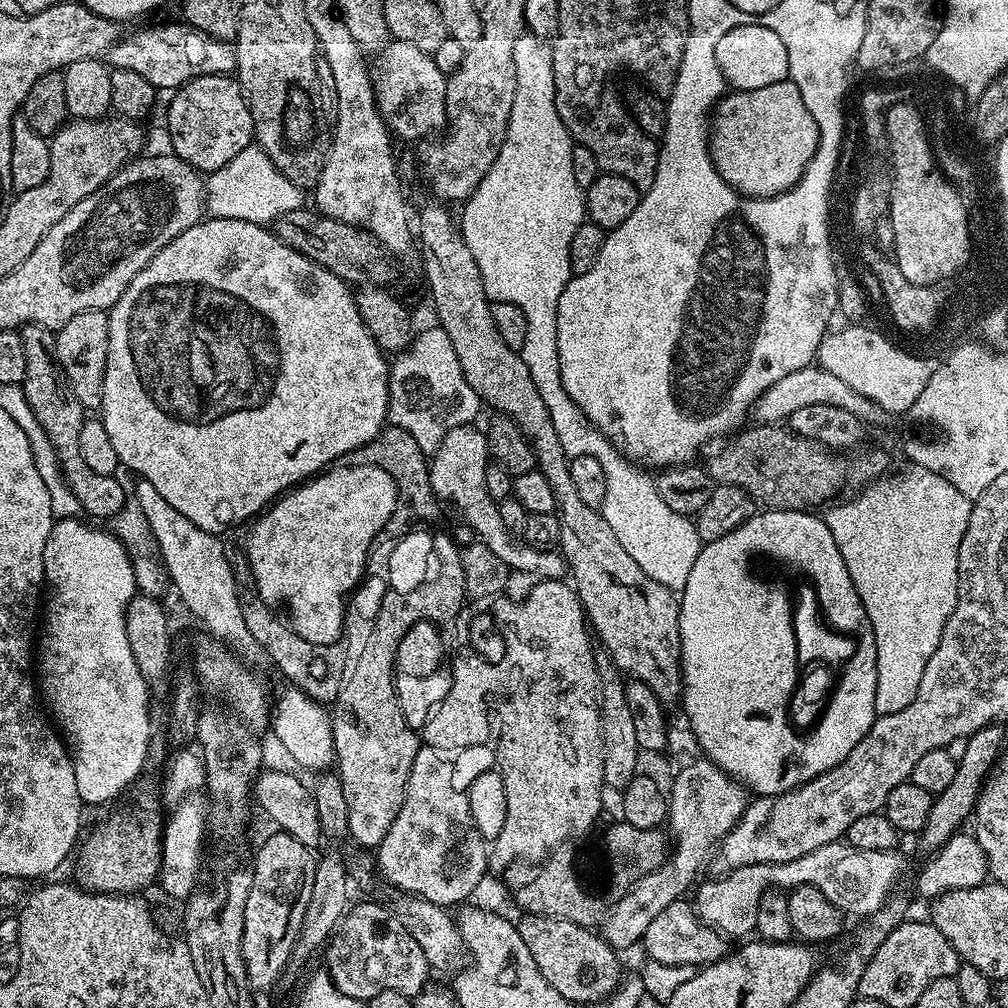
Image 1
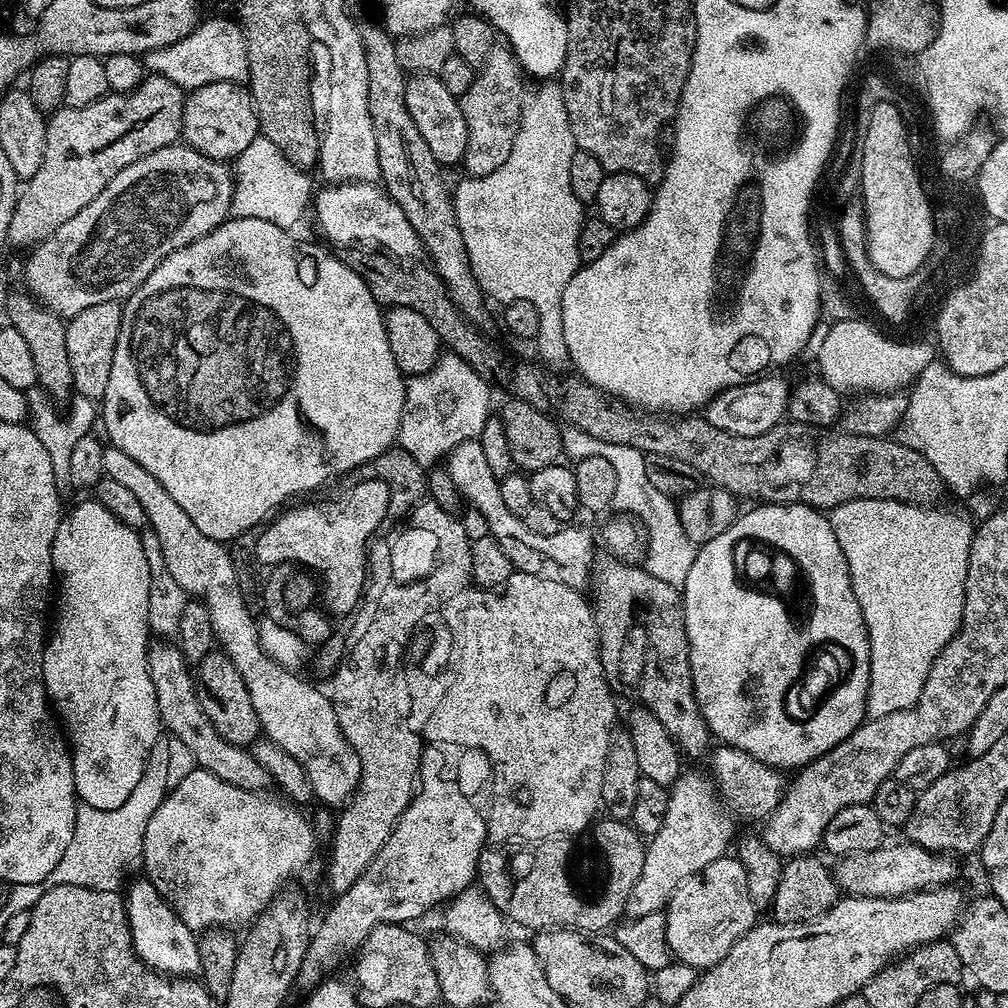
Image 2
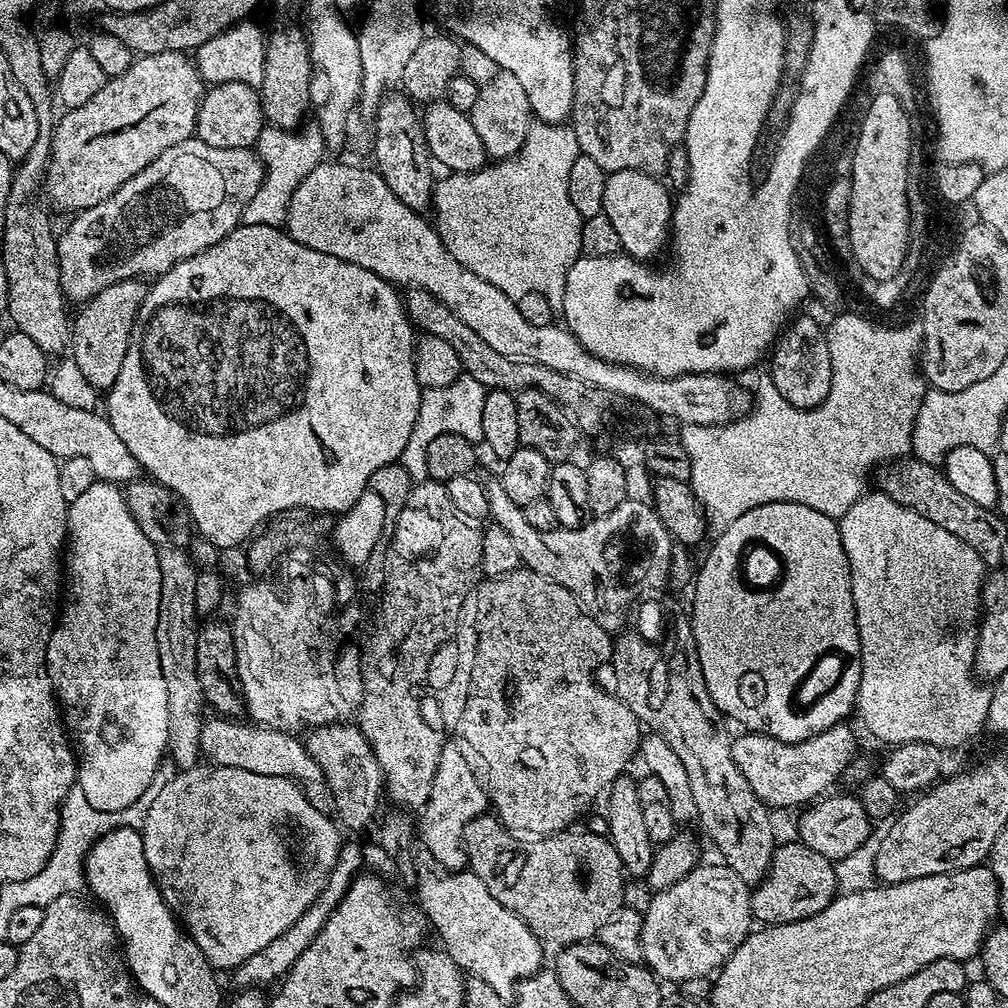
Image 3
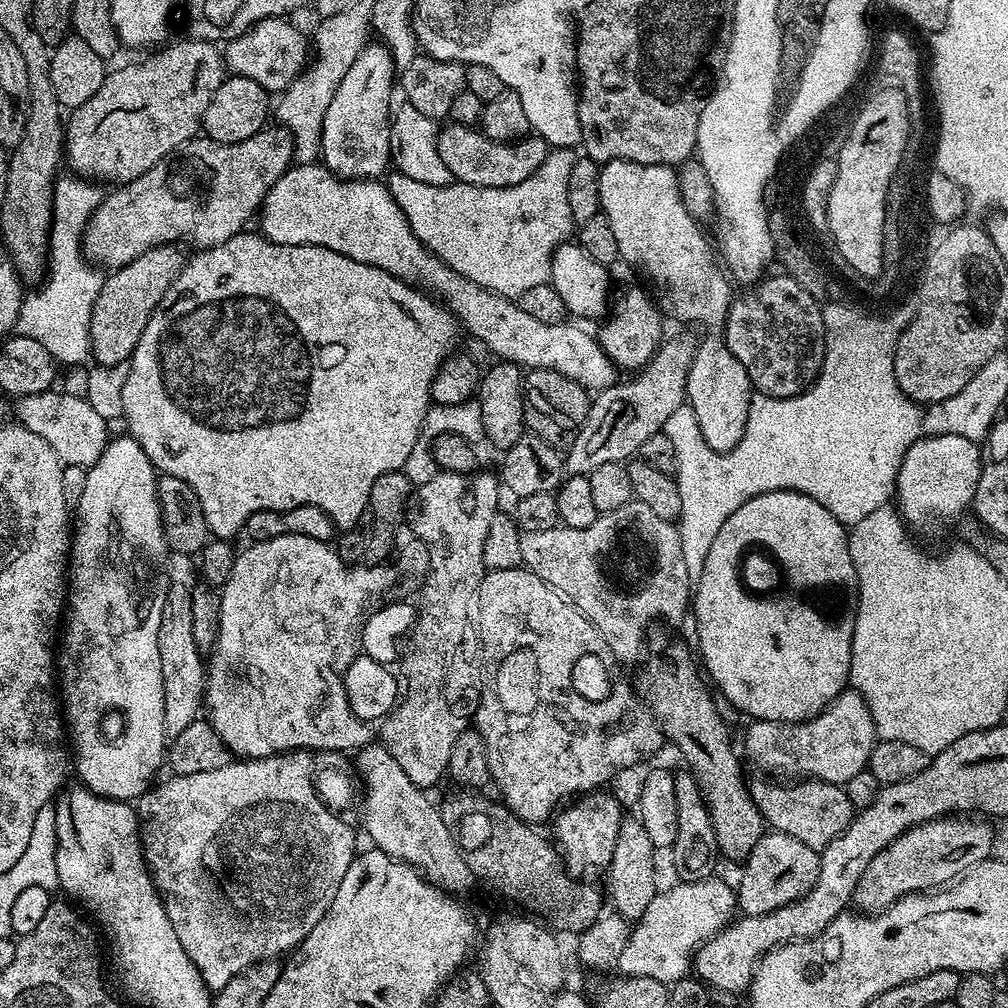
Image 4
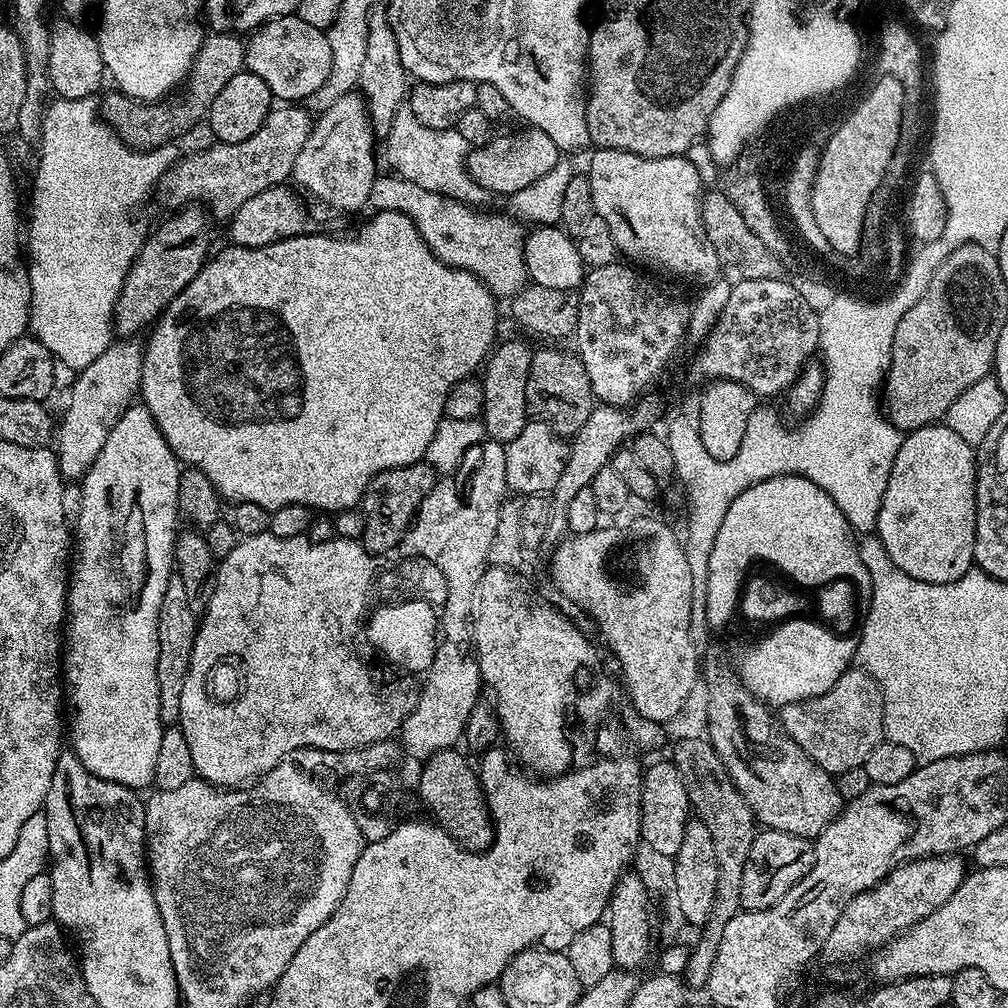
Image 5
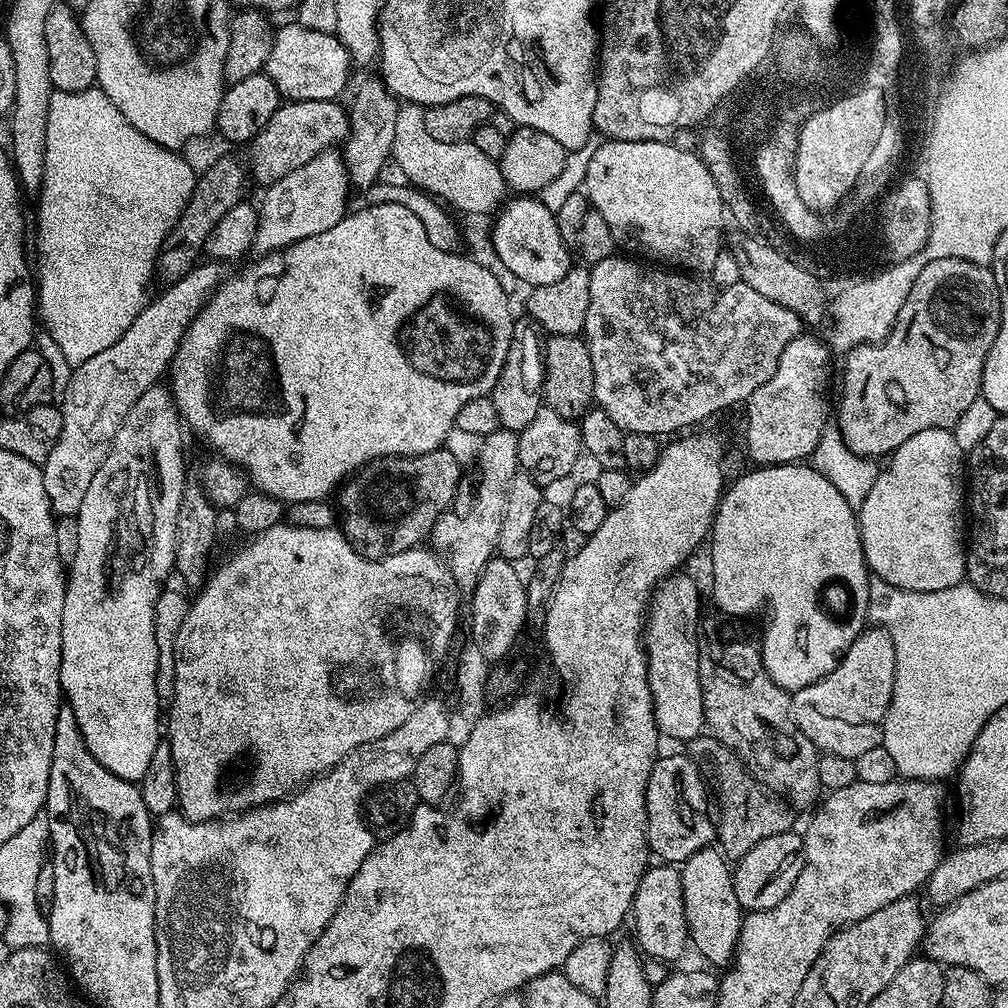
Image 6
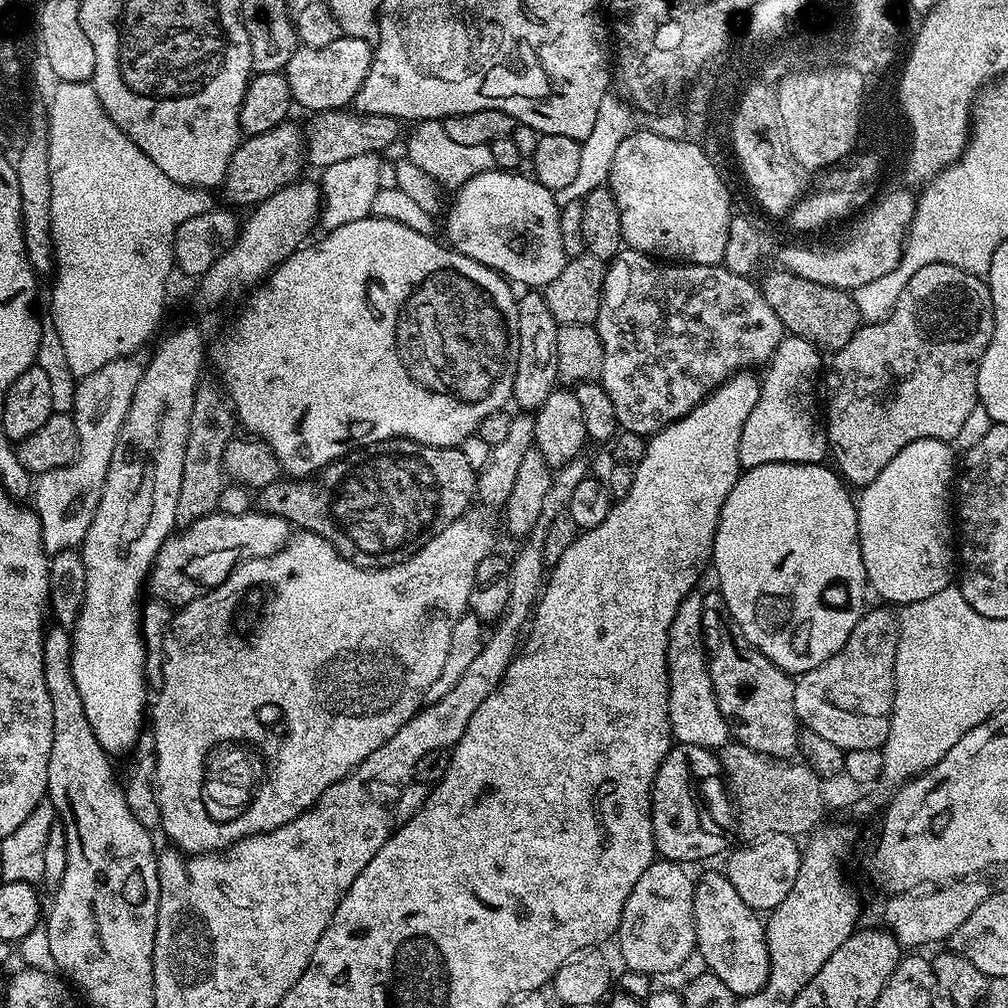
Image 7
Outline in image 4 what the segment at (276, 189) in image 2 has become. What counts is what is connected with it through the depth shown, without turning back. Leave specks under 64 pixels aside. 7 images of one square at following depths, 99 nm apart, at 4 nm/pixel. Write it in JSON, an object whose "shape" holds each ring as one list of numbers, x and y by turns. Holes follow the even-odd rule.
{"shape":[[351,11,330,16,319,21,314,36,314,61,307,70,296,77,296,81,275,101,274,116,279,127,287,128,292,135,292,151,295,163,311,164,320,155,320,131,322,118,330,107,330,98,342,82,346,70,354,66,354,59,362,54,365,44,370,40,370,20,367,15,352,16]]}

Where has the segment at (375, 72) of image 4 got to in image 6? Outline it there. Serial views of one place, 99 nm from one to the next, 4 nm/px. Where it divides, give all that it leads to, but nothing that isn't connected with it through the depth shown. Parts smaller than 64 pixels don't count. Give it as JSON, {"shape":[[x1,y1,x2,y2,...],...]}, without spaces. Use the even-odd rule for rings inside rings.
{"shape":[[329,150,310,158,306,166,286,174,278,182,267,185,264,201,258,204,256,217,256,237,252,247,257,253,267,254,282,248,288,248,302,238,314,238,314,234,323,234,330,226,338,226,349,211,348,171,343,155,339,151]]}

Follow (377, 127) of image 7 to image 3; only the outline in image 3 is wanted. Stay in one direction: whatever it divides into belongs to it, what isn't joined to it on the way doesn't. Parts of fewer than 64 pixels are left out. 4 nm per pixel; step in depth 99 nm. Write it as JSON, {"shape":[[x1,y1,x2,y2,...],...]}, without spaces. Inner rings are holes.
{"shape":[[195,138,170,146,134,178,122,182,106,202,90,206,71,217,72,225,59,233,56,254,60,289,69,301,93,300,98,293,123,280,152,278,174,267,179,260,205,252,231,234,244,219,244,207,264,181,264,164,252,148,210,146]]}

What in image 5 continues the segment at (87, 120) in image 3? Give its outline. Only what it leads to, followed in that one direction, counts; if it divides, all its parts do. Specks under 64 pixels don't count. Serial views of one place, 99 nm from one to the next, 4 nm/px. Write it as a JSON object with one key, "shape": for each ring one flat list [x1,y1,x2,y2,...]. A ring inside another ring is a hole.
{"shape":[[212,32,205,35,204,44,198,50,192,69,188,71,188,79,179,93,180,100,172,98,167,102,148,103,132,100,123,92,112,90,104,101,99,101,100,115,131,148,161,148,164,144,175,141,175,136,190,131,199,120,201,123,207,117,208,107,212,105,214,98,218,98,218,90,222,90,222,86,226,86,226,82,230,82,234,74,245,71,245,47,245,41,230,32]]}

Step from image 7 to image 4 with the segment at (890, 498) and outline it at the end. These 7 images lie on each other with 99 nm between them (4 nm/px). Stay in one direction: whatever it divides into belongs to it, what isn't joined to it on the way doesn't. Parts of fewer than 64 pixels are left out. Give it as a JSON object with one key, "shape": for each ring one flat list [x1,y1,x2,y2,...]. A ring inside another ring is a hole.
{"shape":[[955,434,921,435,914,446,906,450,896,479,894,500,904,524,913,529,936,528,943,520,955,521,963,517,967,513,964,511,973,507,981,471,982,448,979,443]]}

